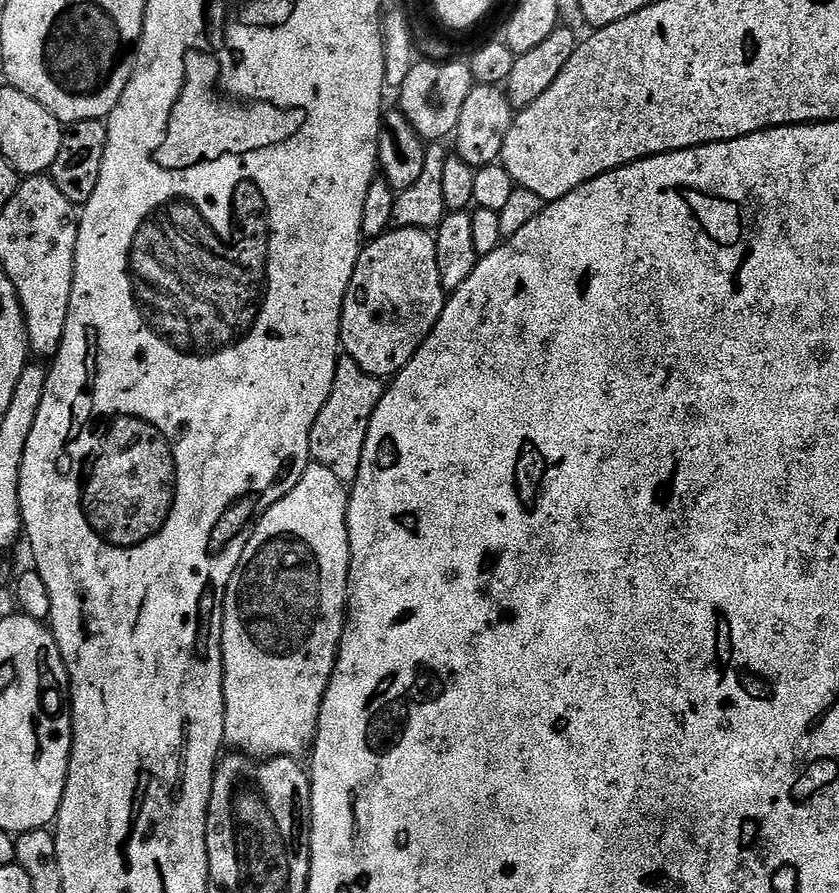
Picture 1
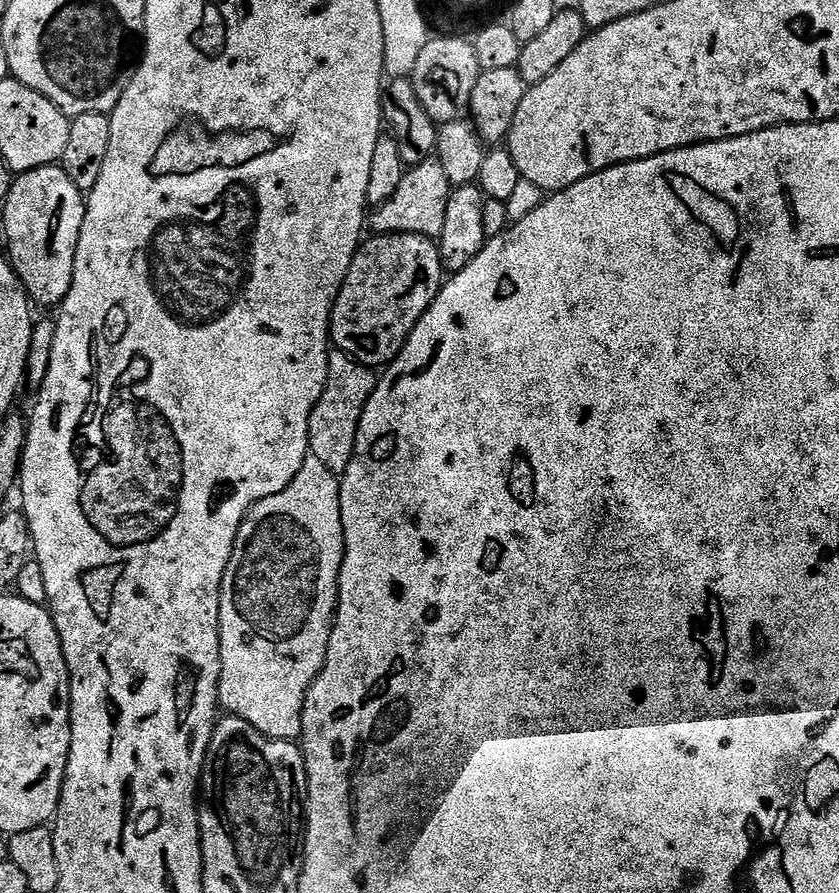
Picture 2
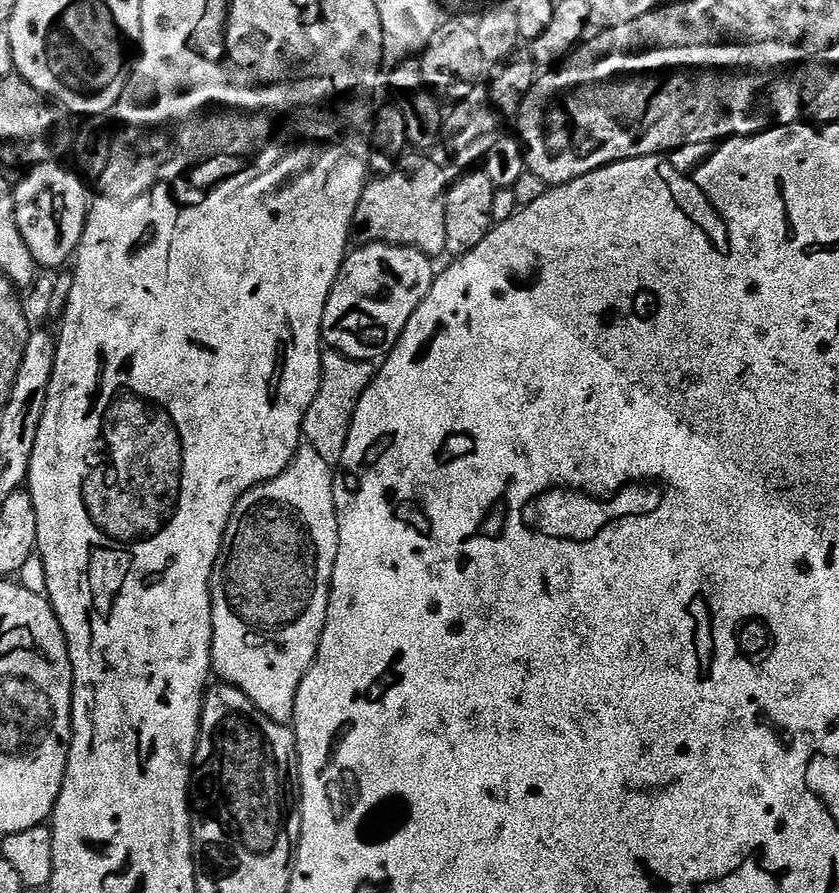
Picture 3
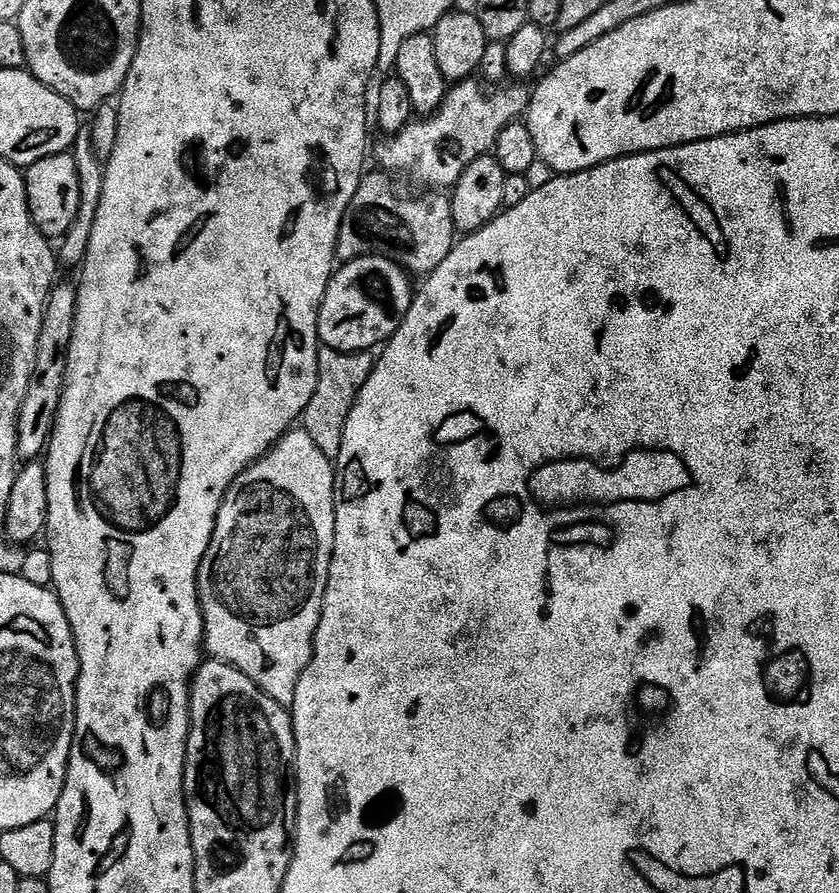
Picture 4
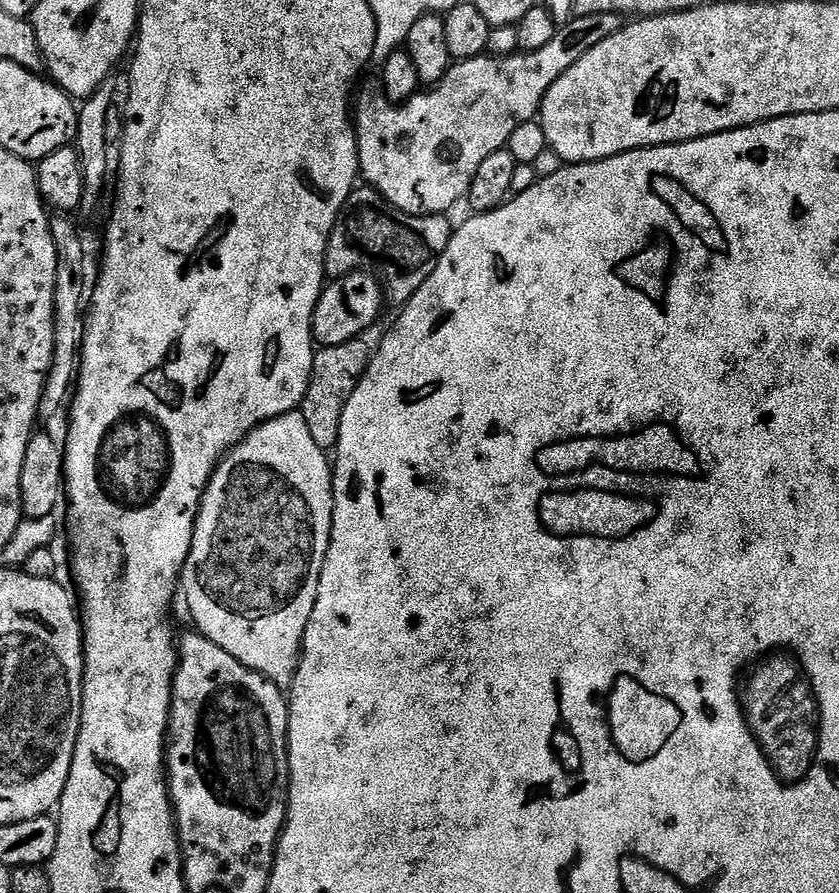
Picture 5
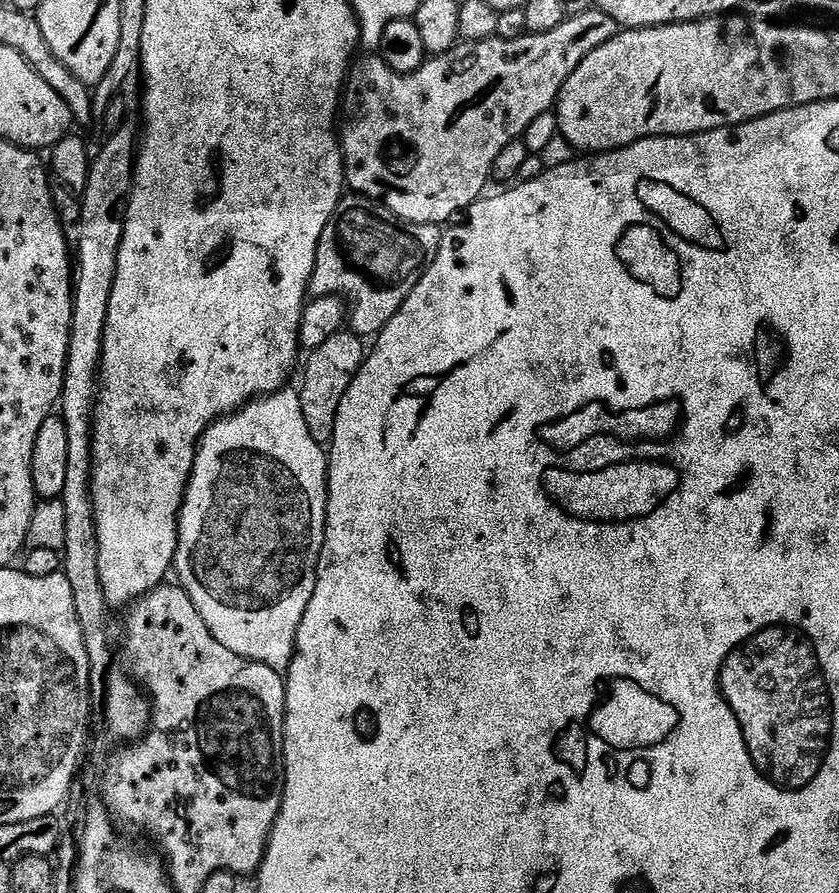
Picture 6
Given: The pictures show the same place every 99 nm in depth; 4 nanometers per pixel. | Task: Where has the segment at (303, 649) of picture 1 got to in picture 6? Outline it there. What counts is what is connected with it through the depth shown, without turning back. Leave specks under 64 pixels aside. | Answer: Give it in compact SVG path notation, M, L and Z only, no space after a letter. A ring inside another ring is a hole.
M285 386L278 392L273 392L270 396L262 396L258 400L252 400L243 408L232 413L231 416L223 416L221 420L211 424L204 431L196 446L196 461L192 467L192 476L188 480L188 489L184 495L184 505L180 507L180 515L176 517L176 529L178 530L178 542L176 543L176 558L174 561L174 576L180 587L186 590L186 594L190 594L190 598L194 602L194 606L198 610L198 614L202 614L202 622L206 622L206 630L210 630L210 634L214 634L214 638L218 638L218 642L222 642L222 646L226 646L226 650L234 650L234 654L238 654L247 660L258 662L262 666L270 666L270 670L284 674L287 673L292 656L296 652L296 634L298 626L302 622L302 614L306 614L306 606L310 606L310 598L314 594L314 586L316 585L316 567L318 566L318 558L320 551L324 545L324 527L326 526L326 510L328 509L328 452L325 445L314 442L314 437L310 434L310 429L306 427L306 418L302 418L302 402L300 401L299 391L295 387Z

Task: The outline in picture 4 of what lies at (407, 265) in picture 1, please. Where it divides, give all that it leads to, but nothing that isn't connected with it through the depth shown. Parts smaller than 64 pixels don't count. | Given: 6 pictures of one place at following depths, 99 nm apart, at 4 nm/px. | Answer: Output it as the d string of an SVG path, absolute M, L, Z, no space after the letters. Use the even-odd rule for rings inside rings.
M359 256L357 260L341 263L333 271L332 280L328 283L328 289L320 307L318 334L321 345L339 352L367 352L387 344L388 339L398 330L406 310L412 305L414 284L412 288L411 282L413 283L409 273L384 256Z

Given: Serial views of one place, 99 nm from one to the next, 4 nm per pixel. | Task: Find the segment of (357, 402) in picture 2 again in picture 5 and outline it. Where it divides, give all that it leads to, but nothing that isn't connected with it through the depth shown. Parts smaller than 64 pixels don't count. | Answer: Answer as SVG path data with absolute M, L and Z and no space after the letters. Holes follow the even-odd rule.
M357 338L341 344L330 344L317 351L312 363L310 386L306 390L306 398L302 411L306 418L306 427L314 437L314 442L325 450L335 449L338 442L338 430L342 430L342 410L346 410L346 402L350 402L350 394L358 386L364 376L370 359L370 344L367 339Z

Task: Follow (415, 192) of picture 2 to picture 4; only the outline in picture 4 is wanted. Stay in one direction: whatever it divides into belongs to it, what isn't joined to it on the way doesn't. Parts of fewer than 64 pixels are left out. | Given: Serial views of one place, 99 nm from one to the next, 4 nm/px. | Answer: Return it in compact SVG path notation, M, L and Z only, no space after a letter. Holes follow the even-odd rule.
M383 170L375 171L360 179L354 198L350 198L350 206L340 223L337 257L347 262L359 256L384 256L413 277L427 278L446 262L458 239L451 199L444 194L420 194L424 196L417 200L400 196L392 185L393 177Z

